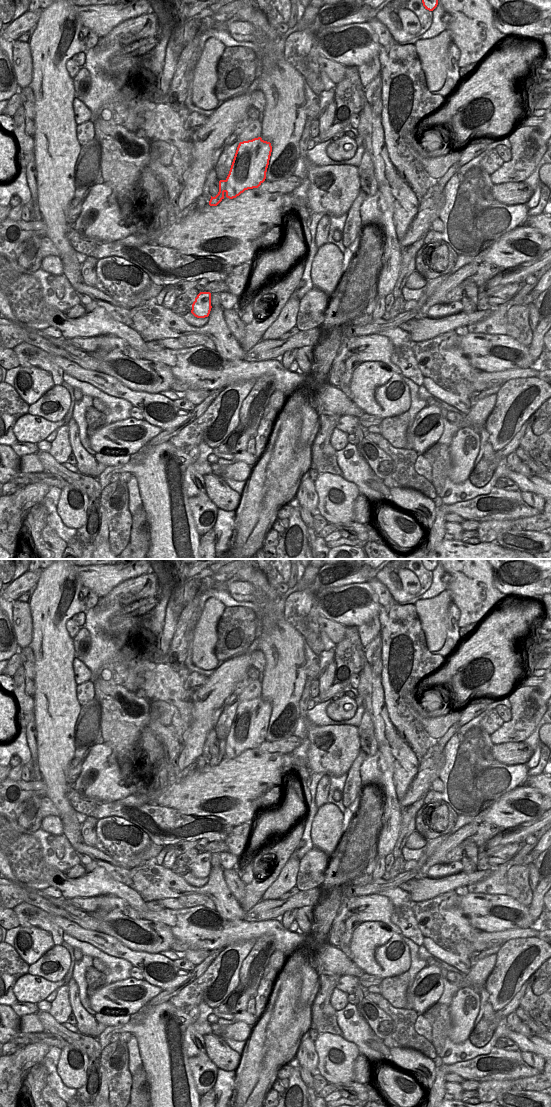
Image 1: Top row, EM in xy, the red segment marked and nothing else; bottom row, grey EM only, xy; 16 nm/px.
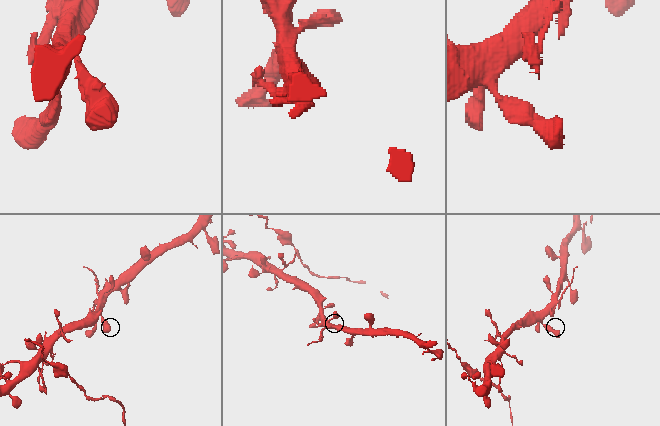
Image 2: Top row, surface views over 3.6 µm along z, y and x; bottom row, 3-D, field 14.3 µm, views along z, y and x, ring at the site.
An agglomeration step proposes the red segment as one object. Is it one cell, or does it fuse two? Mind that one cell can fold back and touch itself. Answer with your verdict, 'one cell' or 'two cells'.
two cells

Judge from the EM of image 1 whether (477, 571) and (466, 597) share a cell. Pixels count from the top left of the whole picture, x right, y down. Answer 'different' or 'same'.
same

